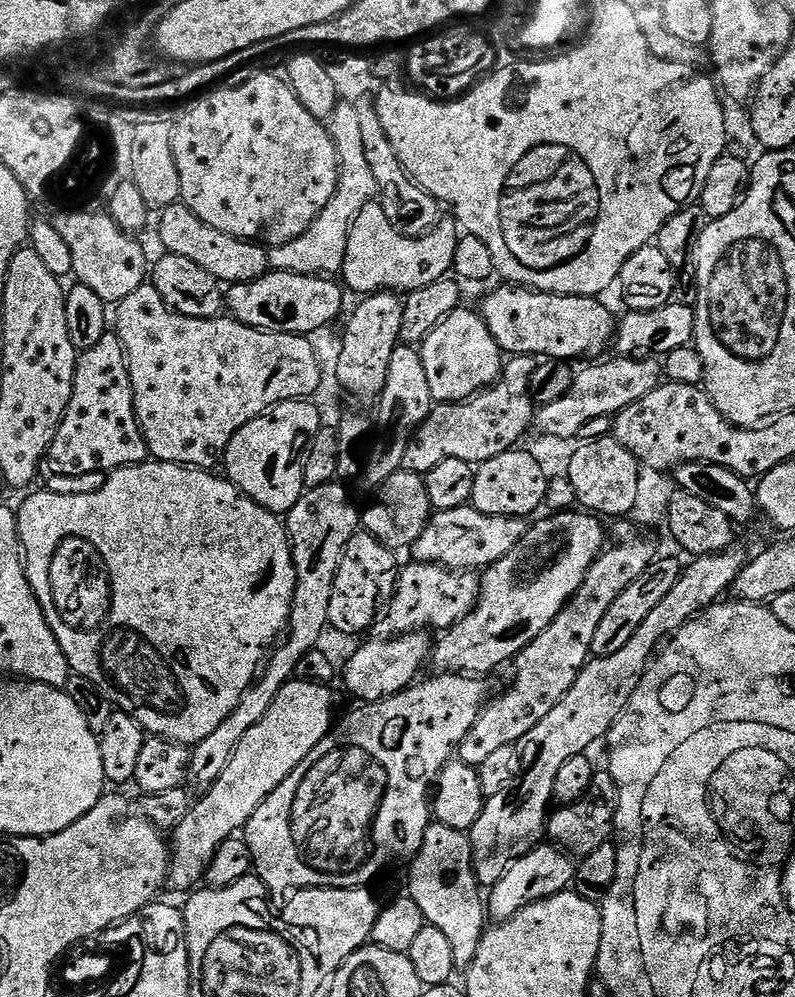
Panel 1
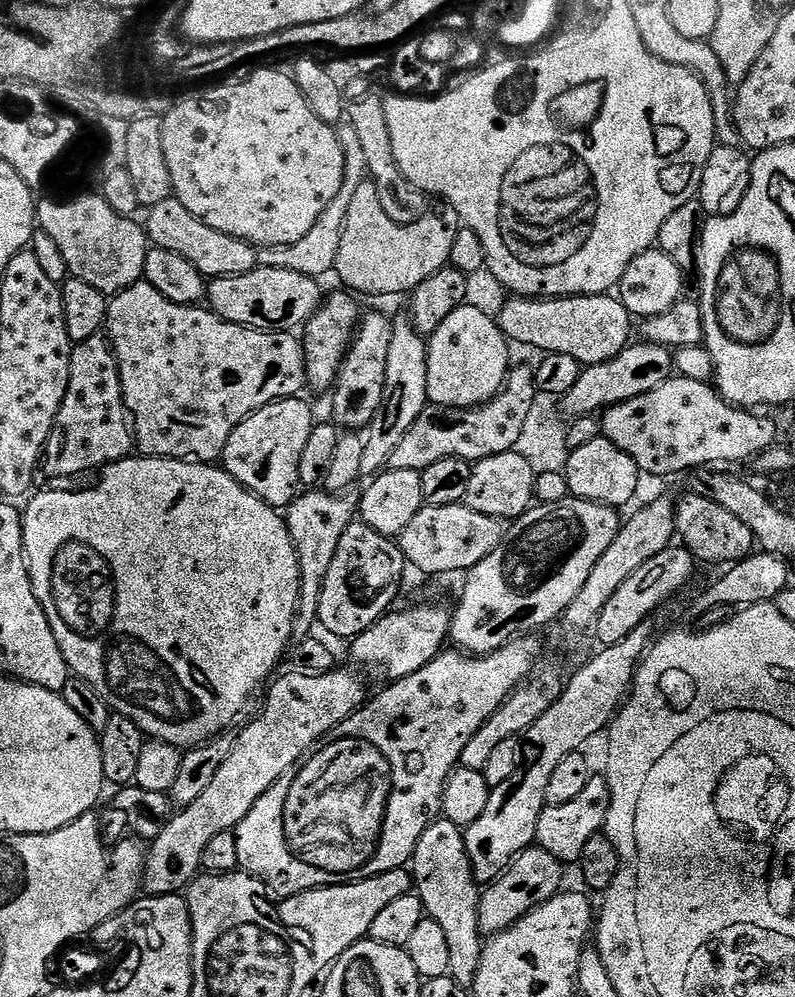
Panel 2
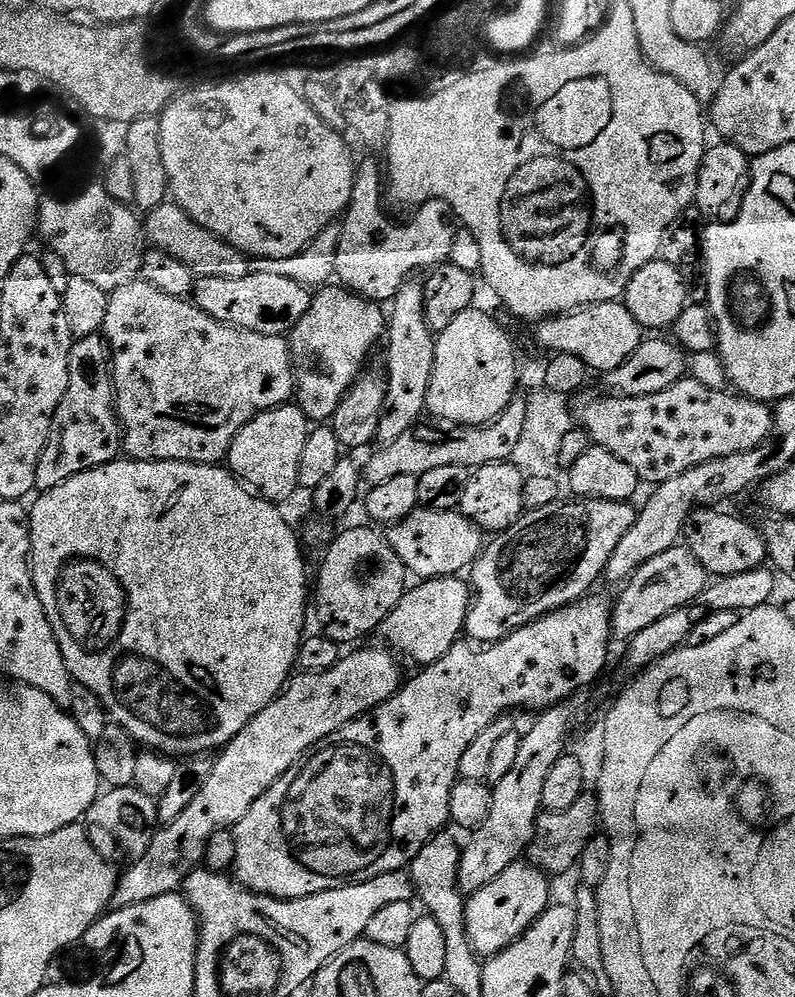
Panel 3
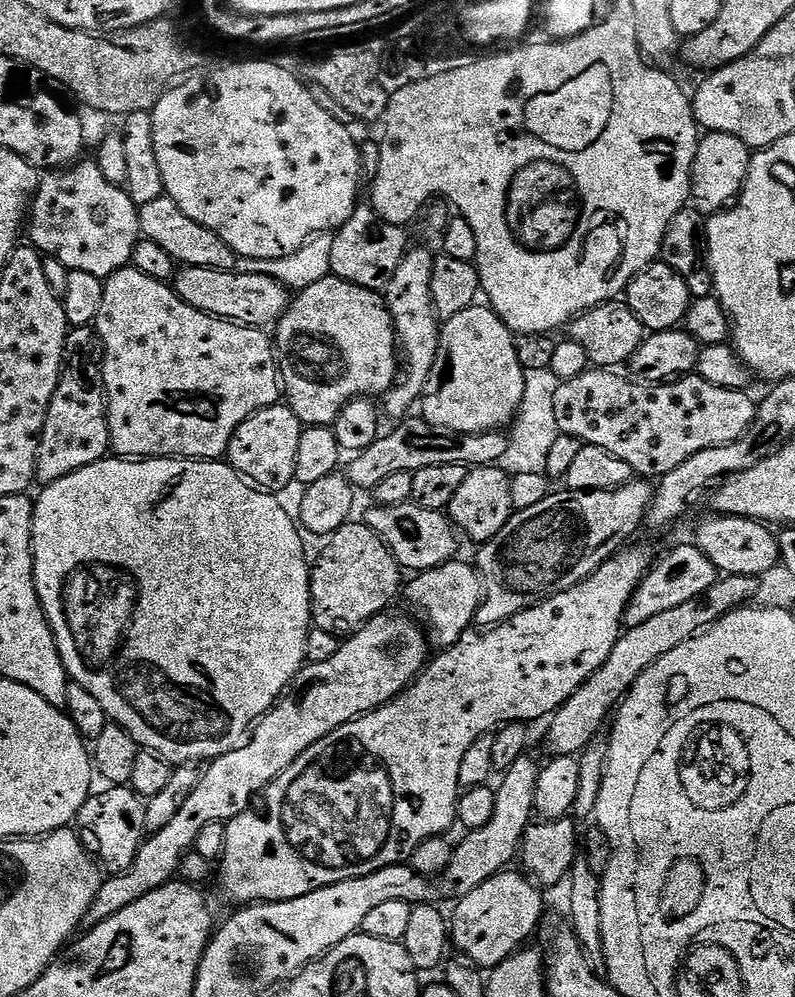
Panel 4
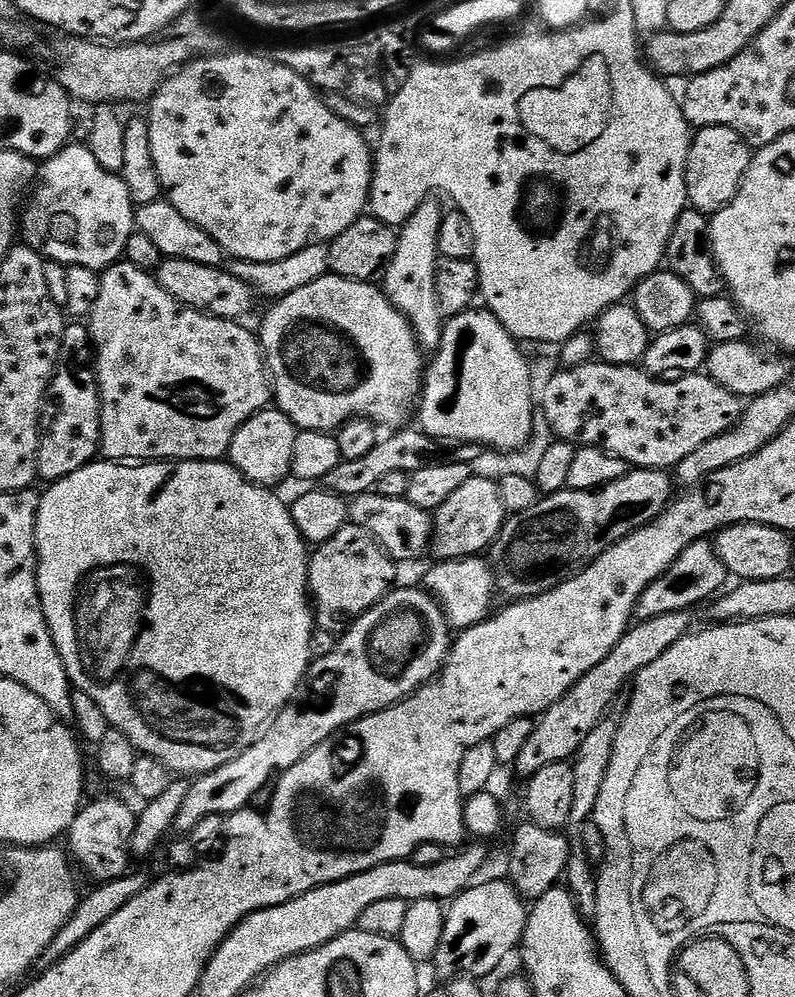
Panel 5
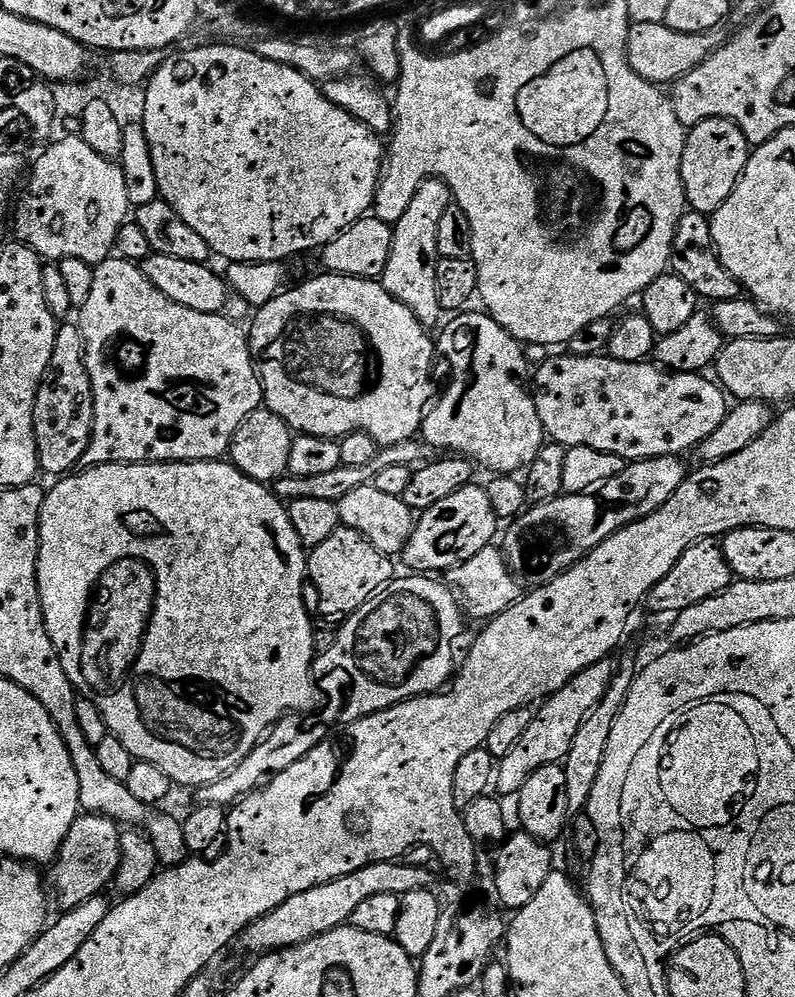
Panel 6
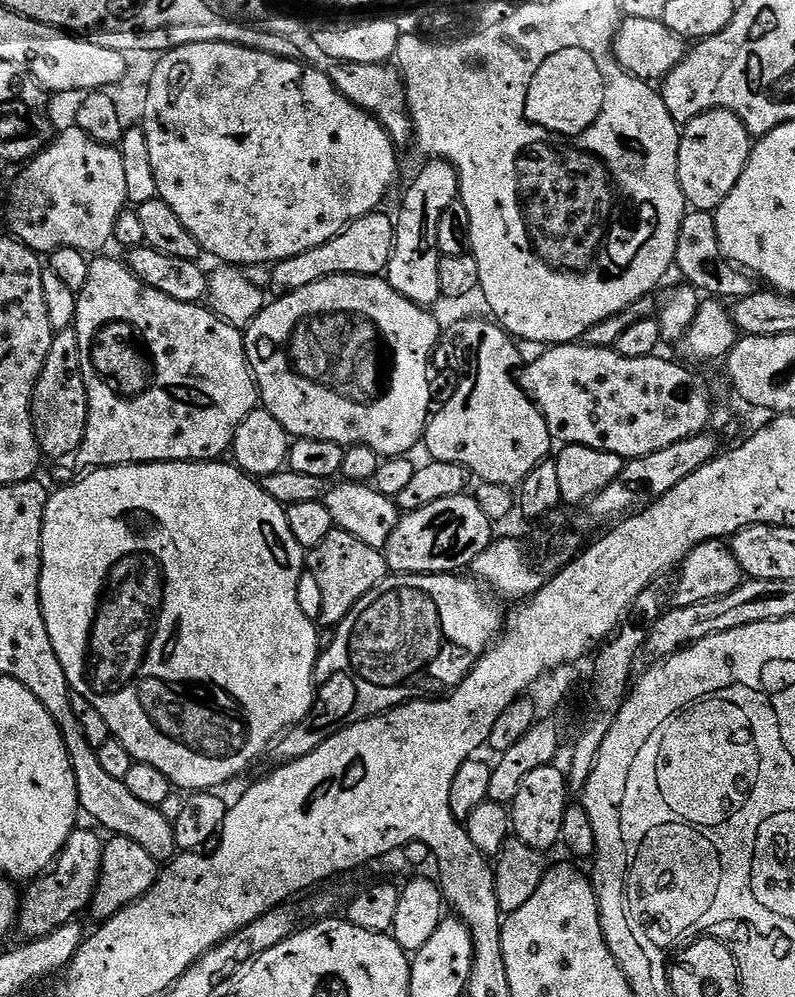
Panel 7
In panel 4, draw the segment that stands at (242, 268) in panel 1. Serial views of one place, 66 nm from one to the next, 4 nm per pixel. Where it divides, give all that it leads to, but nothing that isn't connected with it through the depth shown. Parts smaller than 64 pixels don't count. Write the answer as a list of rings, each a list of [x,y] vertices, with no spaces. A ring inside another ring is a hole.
[[[159,196],[154,198],[154,202],[146,202],[139,205],[140,209],[140,235],[145,240],[154,242],[170,254],[170,258],[175,260],[177,265],[187,266],[189,268],[209,268],[219,272],[231,272],[235,269],[238,259],[236,252],[218,238],[206,226],[198,226],[194,218],[186,218],[182,210],[168,196]]]

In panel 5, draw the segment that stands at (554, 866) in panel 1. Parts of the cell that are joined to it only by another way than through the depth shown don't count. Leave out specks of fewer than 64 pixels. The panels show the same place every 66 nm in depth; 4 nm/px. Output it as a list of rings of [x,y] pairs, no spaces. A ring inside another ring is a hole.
[[[504,878],[479,884],[466,889],[447,905],[442,942],[438,942],[434,961],[441,981],[454,980],[458,976],[488,976],[520,947],[529,909],[524,897],[517,894],[516,889]]]

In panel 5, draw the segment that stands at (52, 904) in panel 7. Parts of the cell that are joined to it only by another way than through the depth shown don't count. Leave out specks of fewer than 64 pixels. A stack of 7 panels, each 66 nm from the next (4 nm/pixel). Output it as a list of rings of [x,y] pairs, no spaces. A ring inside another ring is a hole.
[[[112,796],[91,800],[81,807],[74,822],[68,827],[66,841],[68,840],[71,859],[78,865],[79,871],[83,875],[85,872],[92,882],[105,884],[129,875],[128,863],[133,863],[134,860],[130,845],[138,812],[126,801],[115,800]]]

